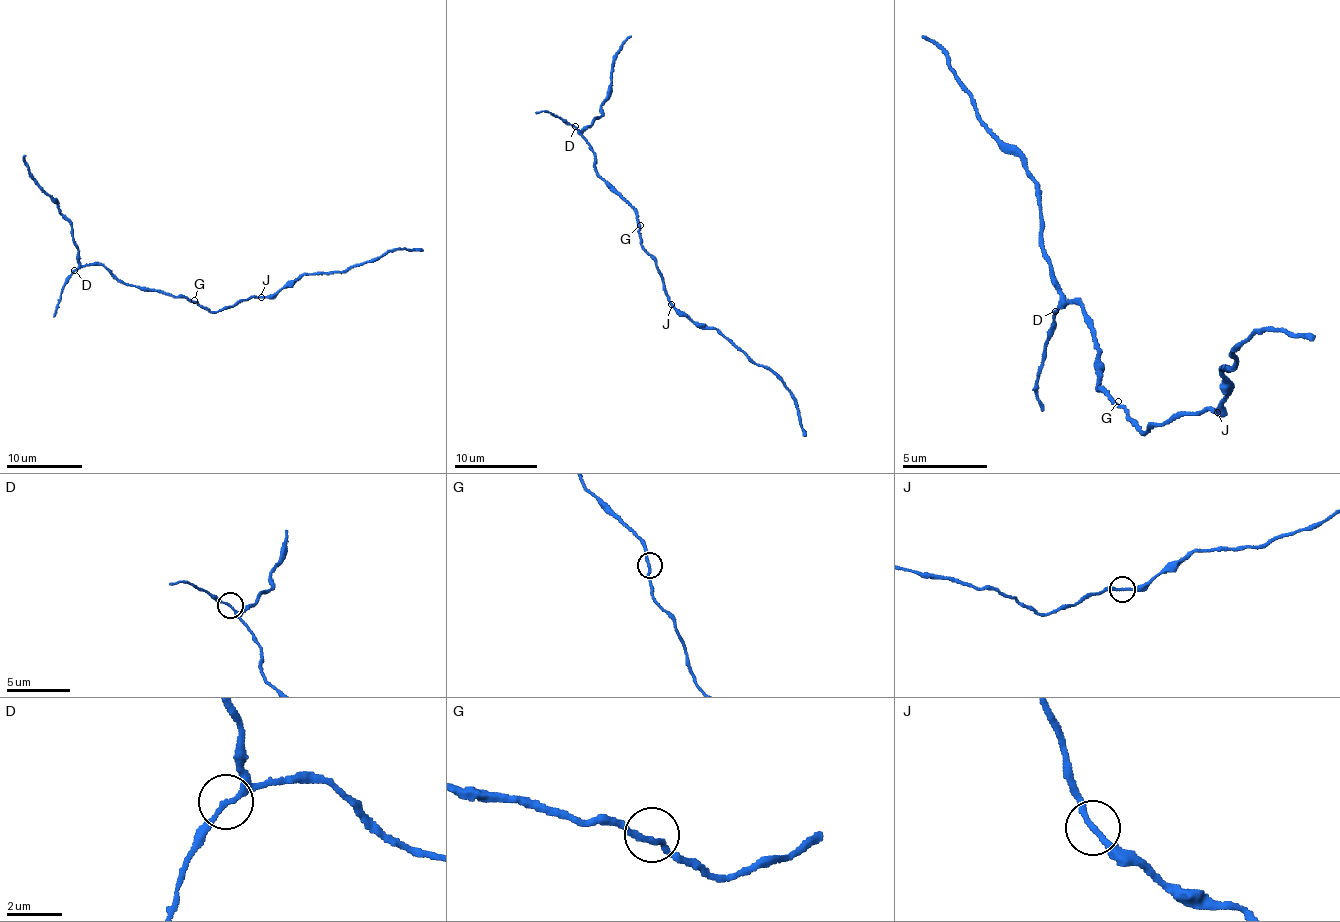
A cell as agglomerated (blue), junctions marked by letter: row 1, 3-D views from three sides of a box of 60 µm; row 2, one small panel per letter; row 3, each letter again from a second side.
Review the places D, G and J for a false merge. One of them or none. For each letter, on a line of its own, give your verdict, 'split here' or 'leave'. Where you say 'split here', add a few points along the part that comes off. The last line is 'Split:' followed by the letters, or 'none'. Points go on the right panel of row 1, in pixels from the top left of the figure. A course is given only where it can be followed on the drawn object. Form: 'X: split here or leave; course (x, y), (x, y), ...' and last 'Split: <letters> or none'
D: leave
G: leave
J: leave
Split: none

